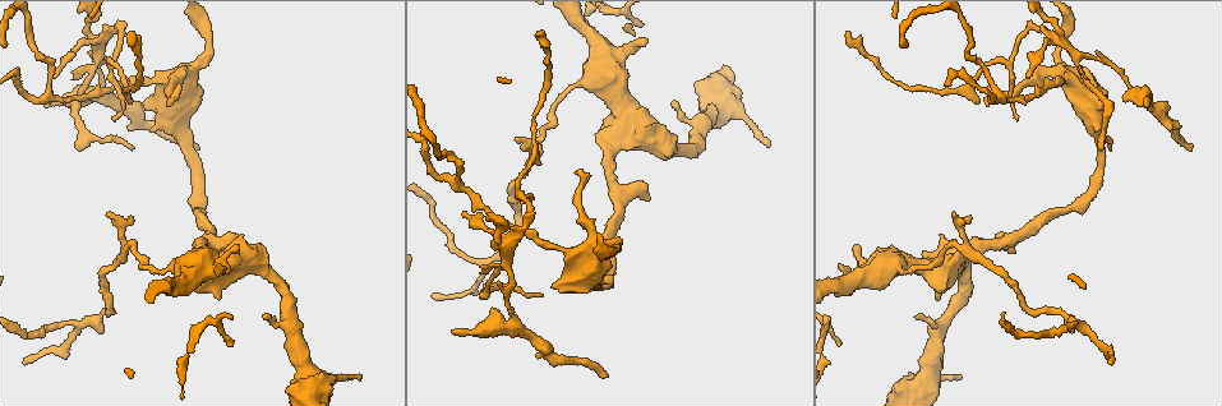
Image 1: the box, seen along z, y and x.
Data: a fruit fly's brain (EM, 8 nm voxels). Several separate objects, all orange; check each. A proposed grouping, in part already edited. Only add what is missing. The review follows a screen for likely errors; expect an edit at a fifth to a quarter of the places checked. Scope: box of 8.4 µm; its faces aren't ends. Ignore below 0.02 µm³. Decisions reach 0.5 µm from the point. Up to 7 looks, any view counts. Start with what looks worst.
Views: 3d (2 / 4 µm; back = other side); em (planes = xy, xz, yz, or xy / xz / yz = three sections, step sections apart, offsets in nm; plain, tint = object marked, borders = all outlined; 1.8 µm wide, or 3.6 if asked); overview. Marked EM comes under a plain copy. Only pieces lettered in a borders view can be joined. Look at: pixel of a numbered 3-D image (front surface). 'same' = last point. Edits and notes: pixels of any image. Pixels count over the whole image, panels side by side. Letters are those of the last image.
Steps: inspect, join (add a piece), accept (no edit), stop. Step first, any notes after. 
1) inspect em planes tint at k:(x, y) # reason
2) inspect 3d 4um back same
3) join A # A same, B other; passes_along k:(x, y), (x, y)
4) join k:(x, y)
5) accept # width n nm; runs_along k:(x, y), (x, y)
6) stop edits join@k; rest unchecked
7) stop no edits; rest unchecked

inspect em planes borders at 1:(959, 374) # tapers out

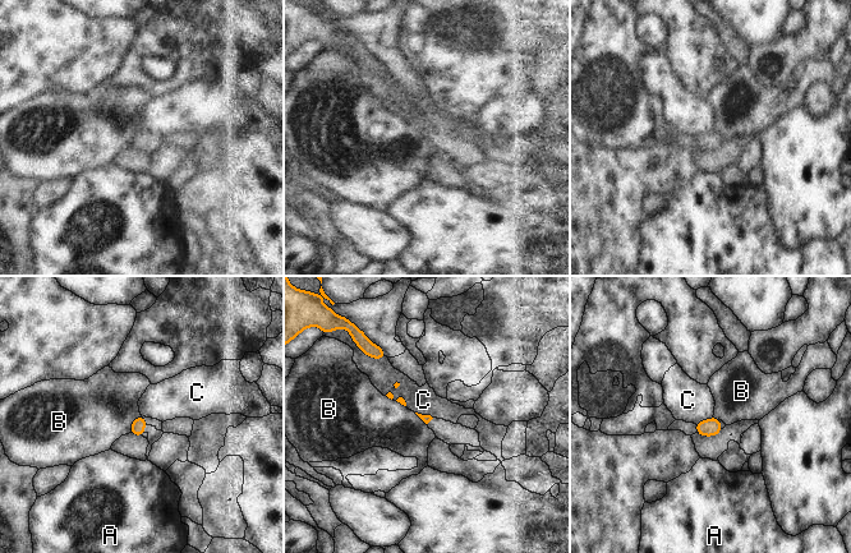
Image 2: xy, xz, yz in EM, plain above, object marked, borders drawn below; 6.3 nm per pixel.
accept # longest_contact B 130 nm; A other, B other, C other; border 2:(141, 415), (132, 423), (129, 432); none of them fits

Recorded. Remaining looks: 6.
inspect em yz step 16 borders at 1:(197, 148) # tapers out

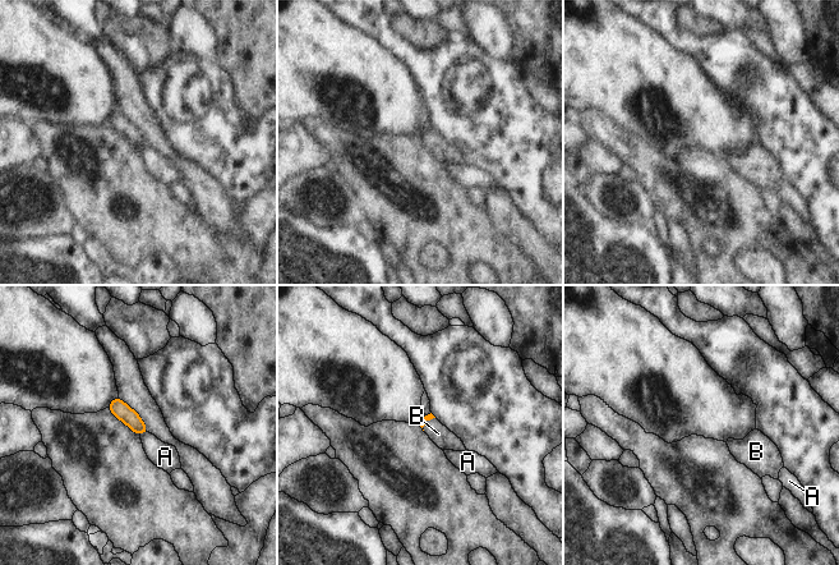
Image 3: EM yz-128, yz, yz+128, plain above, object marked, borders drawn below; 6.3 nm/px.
join B # A other, B same; passes_along 3:(423, 421), (427, 421), (446, 440); the neuron continues

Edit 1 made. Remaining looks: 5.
inspect 3d 2um at 1:(111, 119) # thin end

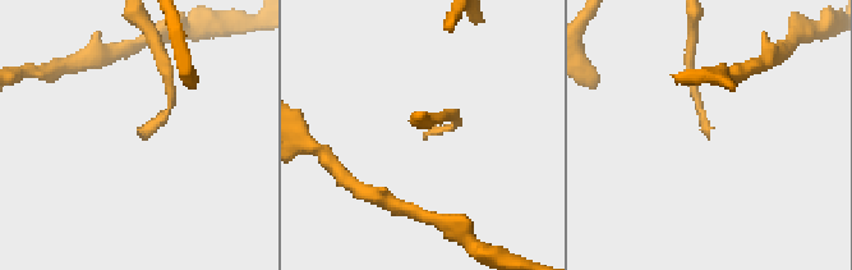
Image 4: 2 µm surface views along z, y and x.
inspect em planes borders at 4:(141, 135) # shape alone is not enough

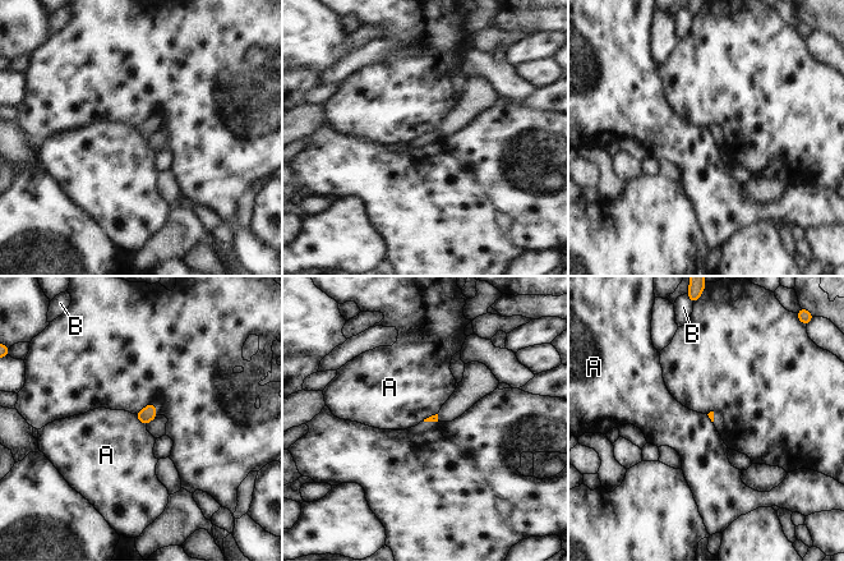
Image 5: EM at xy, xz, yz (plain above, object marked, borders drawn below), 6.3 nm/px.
accept # A other, B other; border 5:(134, 414), (146, 424); none of them fits

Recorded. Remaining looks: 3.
stop edits join@3; rest unchecked

